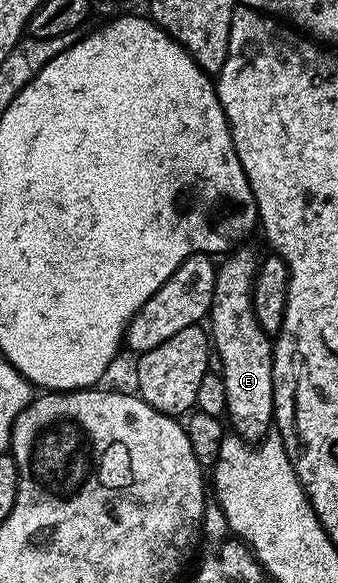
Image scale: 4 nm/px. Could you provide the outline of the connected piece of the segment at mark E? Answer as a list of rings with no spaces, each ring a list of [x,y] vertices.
[[[240,245],[218,264],[209,312],[209,338],[221,359],[227,402],[225,415],[231,418],[230,430],[247,441],[262,440],[272,430],[274,416],[273,339],[261,329],[261,325],[257,325],[251,300],[259,261],[258,254],[254,255],[247,245]]]

